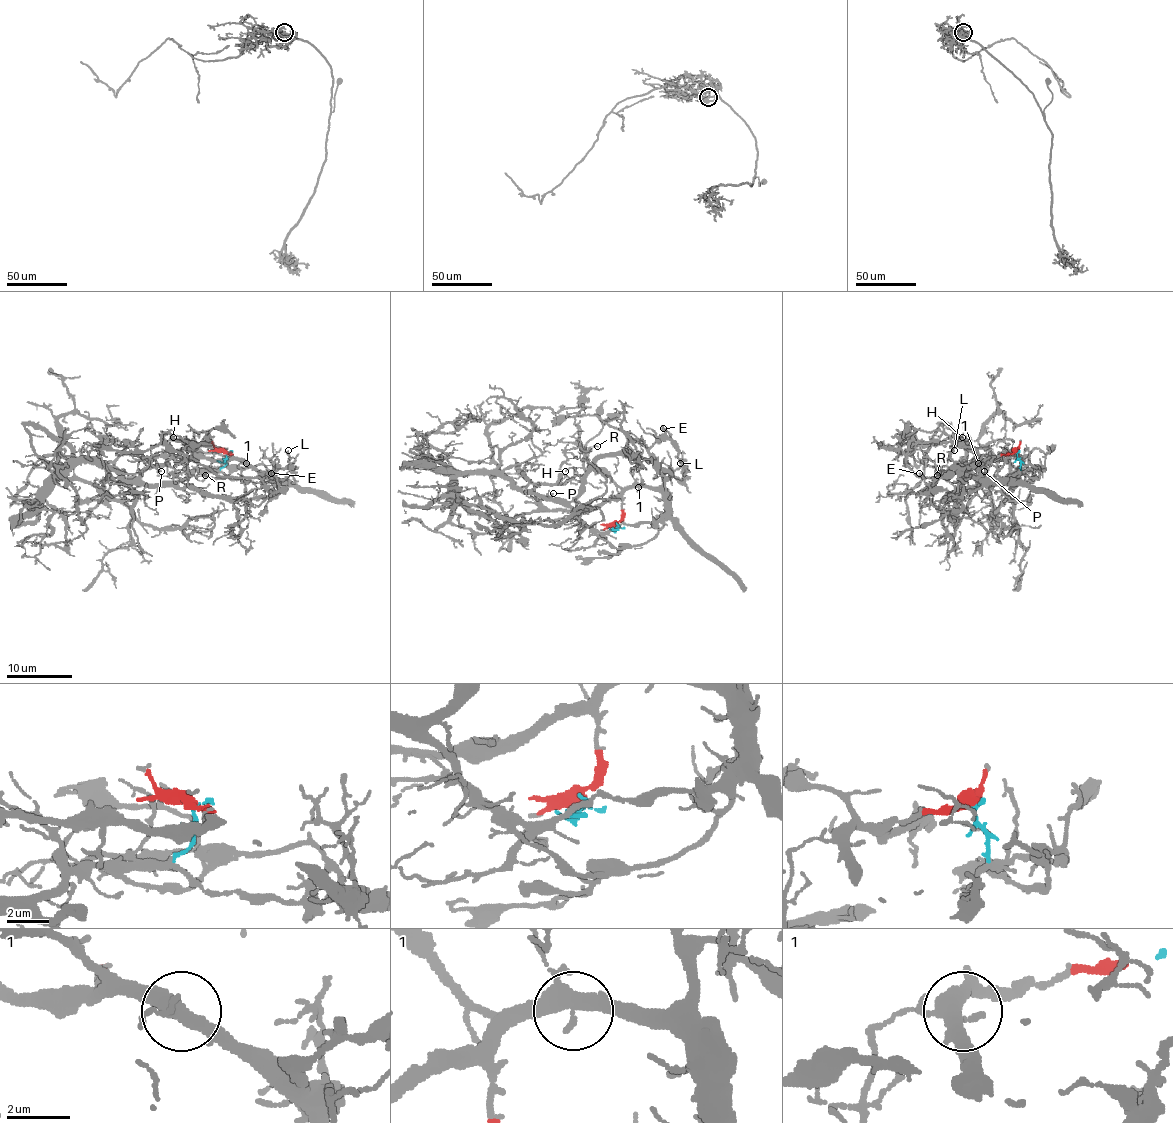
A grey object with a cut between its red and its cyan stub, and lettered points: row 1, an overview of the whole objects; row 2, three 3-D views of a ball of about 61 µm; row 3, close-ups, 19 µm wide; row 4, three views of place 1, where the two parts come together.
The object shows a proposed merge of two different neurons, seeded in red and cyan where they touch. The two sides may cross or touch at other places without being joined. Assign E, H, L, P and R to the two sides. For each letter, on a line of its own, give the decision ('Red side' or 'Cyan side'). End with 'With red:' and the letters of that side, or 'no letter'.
E: Red side
H: Cyan side
L: Red side
P: Red side
R: Cyan side
With red: E, L, P

